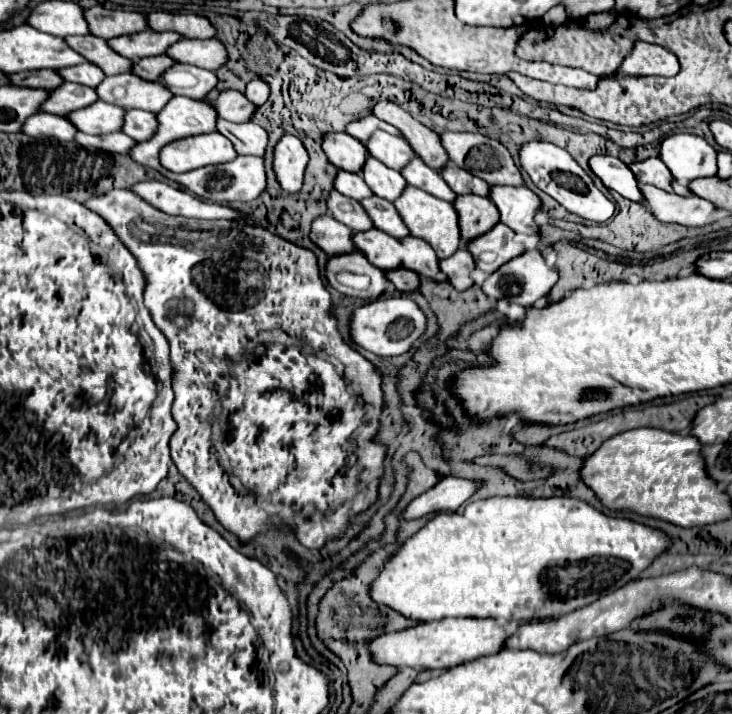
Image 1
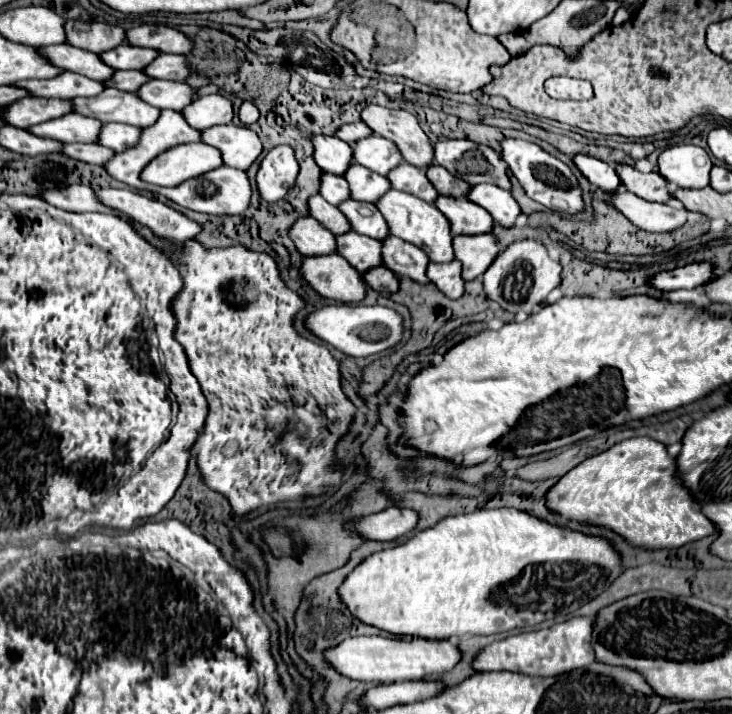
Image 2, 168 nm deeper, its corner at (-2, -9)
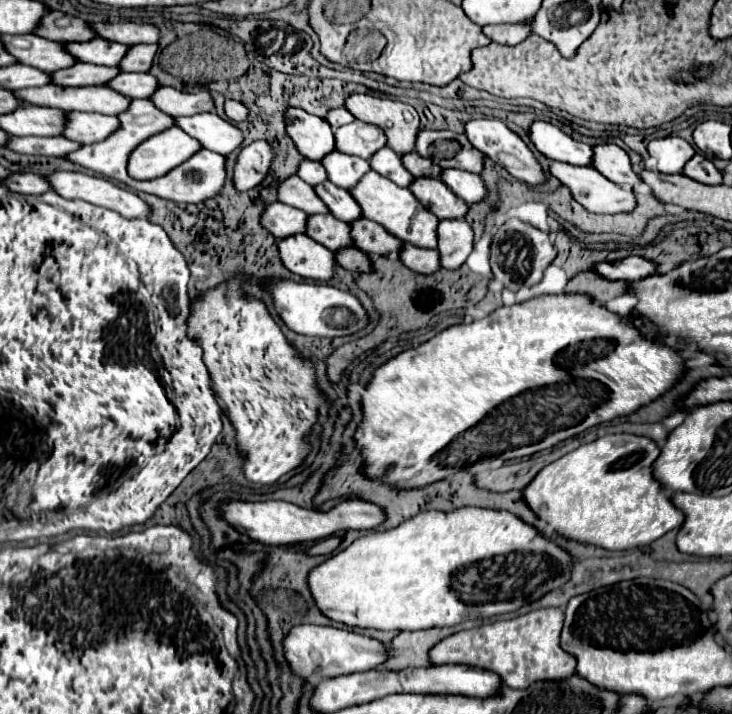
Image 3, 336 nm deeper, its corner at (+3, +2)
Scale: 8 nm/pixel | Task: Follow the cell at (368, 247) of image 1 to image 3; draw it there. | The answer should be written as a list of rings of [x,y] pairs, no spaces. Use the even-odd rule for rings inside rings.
[[[331,214],[307,216],[305,232],[309,238],[323,244],[331,252],[337,252],[345,246],[351,246],[351,242],[353,242],[353,240],[349,240],[349,224],[337,220]]]

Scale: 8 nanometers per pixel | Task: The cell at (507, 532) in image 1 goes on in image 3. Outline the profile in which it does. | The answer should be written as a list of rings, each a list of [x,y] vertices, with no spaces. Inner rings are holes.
[[[461,508],[453,512],[439,512],[429,510],[413,516],[411,520],[401,522],[397,528],[385,530],[385,532],[369,532],[361,538],[357,538],[353,544],[349,544],[345,550],[333,554],[319,566],[309,570],[309,592],[321,610],[323,616],[341,622],[345,626],[357,626],[357,628],[375,628],[375,630],[423,630],[423,628],[435,628],[435,626],[453,626],[463,620],[475,620],[475,618],[487,618],[491,614],[507,614],[519,610],[523,604],[529,604],[533,600],[539,600],[549,590],[561,588],[565,584],[565,578],[569,578],[569,572],[573,568],[571,556],[557,548],[553,542],[537,534],[537,530],[523,520],[517,520],[517,516],[509,516],[507,512],[493,512],[489,508]]]

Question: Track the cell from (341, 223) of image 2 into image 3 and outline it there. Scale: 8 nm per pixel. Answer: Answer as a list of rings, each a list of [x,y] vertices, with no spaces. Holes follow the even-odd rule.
[[[289,176],[277,186],[277,200],[307,214],[329,214],[325,204],[313,194],[313,186],[305,184],[299,176]]]

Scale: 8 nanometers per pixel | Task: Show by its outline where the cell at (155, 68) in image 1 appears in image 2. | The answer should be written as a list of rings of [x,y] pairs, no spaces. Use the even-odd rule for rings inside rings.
[[[116,71],[114,79],[110,79],[110,83],[104,83],[106,87],[118,87],[122,91],[132,91],[136,93],[138,87],[142,87],[144,83],[148,83],[152,77],[146,75],[144,71]]]

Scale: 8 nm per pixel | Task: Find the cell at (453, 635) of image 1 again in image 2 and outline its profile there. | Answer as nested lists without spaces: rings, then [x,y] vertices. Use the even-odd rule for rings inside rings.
[[[350,637],[338,647],[328,651],[328,661],[338,669],[338,673],[358,679],[358,681],[378,681],[378,683],[398,683],[416,681],[428,675],[442,675],[452,671],[462,659],[462,651],[448,639],[388,639],[388,637]]]

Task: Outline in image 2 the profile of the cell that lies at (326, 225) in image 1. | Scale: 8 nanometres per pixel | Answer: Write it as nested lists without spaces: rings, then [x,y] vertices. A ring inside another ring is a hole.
[[[314,217],[298,219],[290,229],[290,237],[294,239],[294,245],[298,245],[298,251],[304,257],[330,255],[330,253],[336,253],[336,247],[338,247],[334,233],[328,231]]]

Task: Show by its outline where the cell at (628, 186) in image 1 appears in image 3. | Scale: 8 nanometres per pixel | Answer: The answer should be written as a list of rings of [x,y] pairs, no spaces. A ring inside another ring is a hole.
[[[533,122],[529,126],[529,138],[535,150],[547,156],[549,160],[559,160],[575,166],[589,166],[589,156],[593,156],[591,146],[573,140],[551,122]]]

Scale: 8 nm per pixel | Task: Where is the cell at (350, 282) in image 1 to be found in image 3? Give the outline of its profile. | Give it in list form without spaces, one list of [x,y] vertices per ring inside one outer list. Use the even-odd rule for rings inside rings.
[[[295,234],[277,242],[283,266],[309,280],[327,282],[333,276],[335,254],[329,252],[323,244],[309,240],[305,234]]]

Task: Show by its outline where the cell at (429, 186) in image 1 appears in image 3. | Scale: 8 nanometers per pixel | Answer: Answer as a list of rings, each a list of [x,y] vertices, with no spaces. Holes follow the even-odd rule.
[[[383,146],[379,152],[375,152],[375,154],[369,158],[369,166],[371,166],[377,174],[393,180],[397,186],[407,186],[407,184],[413,182],[413,176],[411,176],[411,174],[403,168],[403,164],[401,164],[401,156],[395,154],[389,146]]]

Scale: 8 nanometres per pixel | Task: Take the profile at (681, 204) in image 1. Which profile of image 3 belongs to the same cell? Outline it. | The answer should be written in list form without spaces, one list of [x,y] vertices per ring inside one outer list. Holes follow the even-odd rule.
[[[551,162],[547,172],[567,186],[571,196],[589,212],[617,214],[629,212],[629,208],[633,208],[633,192],[613,184],[595,168]]]

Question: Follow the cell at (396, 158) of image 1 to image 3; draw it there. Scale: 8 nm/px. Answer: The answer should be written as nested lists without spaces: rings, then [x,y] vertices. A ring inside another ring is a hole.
[[[353,120],[335,130],[335,150],[359,158],[369,158],[373,152],[385,146],[385,134],[377,126],[369,126],[361,120]]]

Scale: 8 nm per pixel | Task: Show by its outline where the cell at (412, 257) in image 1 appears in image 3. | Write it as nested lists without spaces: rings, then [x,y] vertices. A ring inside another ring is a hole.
[[[357,218],[349,226],[351,226],[353,246],[363,252],[377,252],[381,256],[389,256],[397,254],[397,248],[401,248],[403,244],[395,236],[389,236],[389,232],[381,228],[381,224],[367,218]]]

